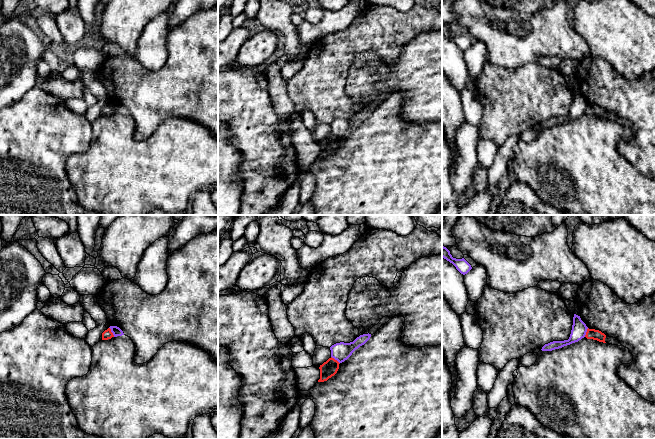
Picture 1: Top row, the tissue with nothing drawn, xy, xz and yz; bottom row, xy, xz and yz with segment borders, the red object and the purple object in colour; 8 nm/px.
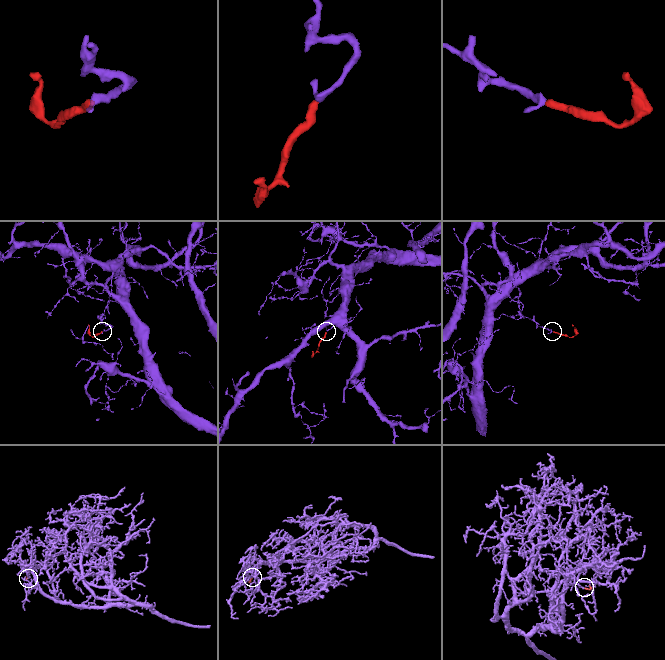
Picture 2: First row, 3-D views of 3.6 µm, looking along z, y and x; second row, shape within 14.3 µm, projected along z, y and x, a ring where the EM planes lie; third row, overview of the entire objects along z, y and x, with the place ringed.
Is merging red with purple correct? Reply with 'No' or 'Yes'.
No

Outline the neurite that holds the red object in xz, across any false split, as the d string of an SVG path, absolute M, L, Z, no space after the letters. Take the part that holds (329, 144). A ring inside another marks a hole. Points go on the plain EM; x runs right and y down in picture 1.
M329 134L326 138L320 141L320 155L318 158L327 157L329 154L334 152L339 145L339 138L334 134Z

